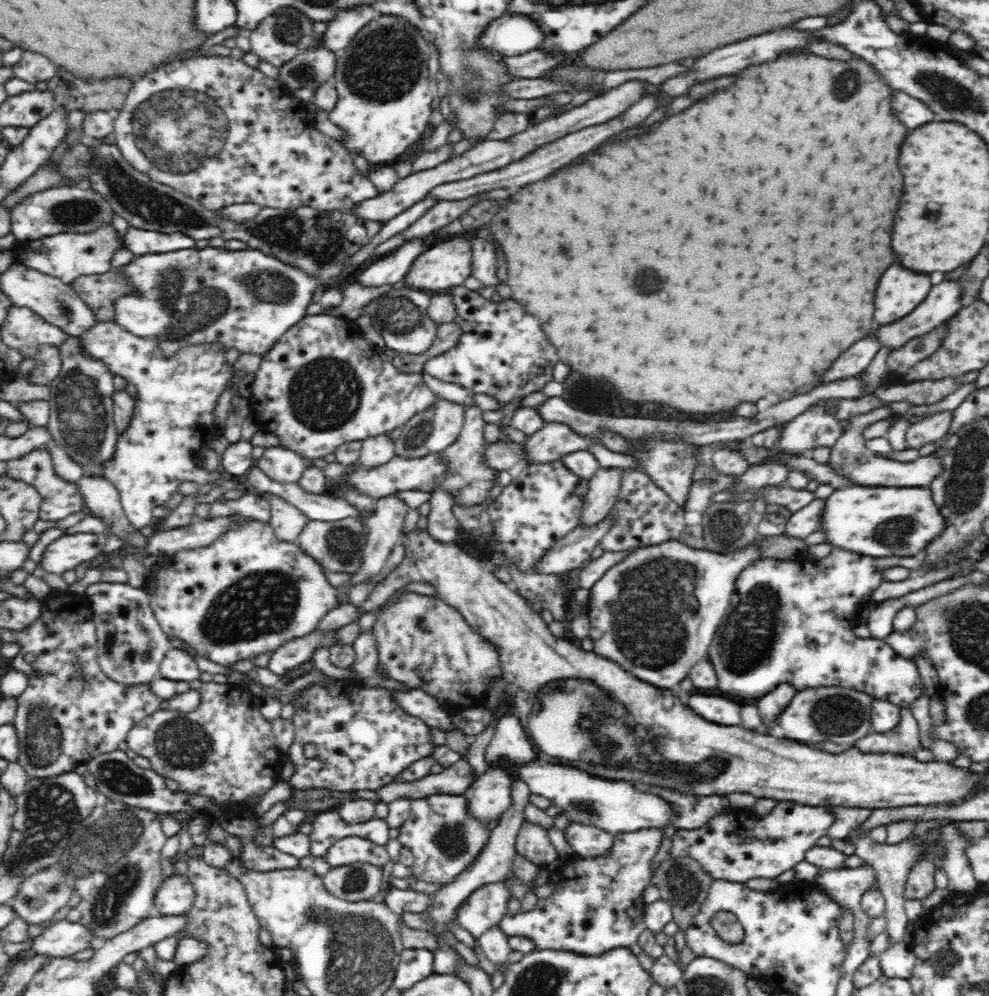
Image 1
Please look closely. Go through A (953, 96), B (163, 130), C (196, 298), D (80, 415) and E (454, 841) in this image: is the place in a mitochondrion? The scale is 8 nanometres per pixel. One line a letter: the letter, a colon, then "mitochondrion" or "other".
A: mitochondrion
B: mitochondrion
C: mitochondrion
D: mitochondrion
E: mitochondrion

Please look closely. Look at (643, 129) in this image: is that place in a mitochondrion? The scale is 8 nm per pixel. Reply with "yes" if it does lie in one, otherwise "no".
no

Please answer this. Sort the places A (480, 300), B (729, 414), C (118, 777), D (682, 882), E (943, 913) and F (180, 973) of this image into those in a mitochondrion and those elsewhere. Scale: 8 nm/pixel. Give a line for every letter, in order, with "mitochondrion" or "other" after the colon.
A: other
B: other
C: mitochondrion
D: mitochondrion
E: other
F: other

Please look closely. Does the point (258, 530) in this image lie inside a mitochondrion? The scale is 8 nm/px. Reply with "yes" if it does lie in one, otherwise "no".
no

